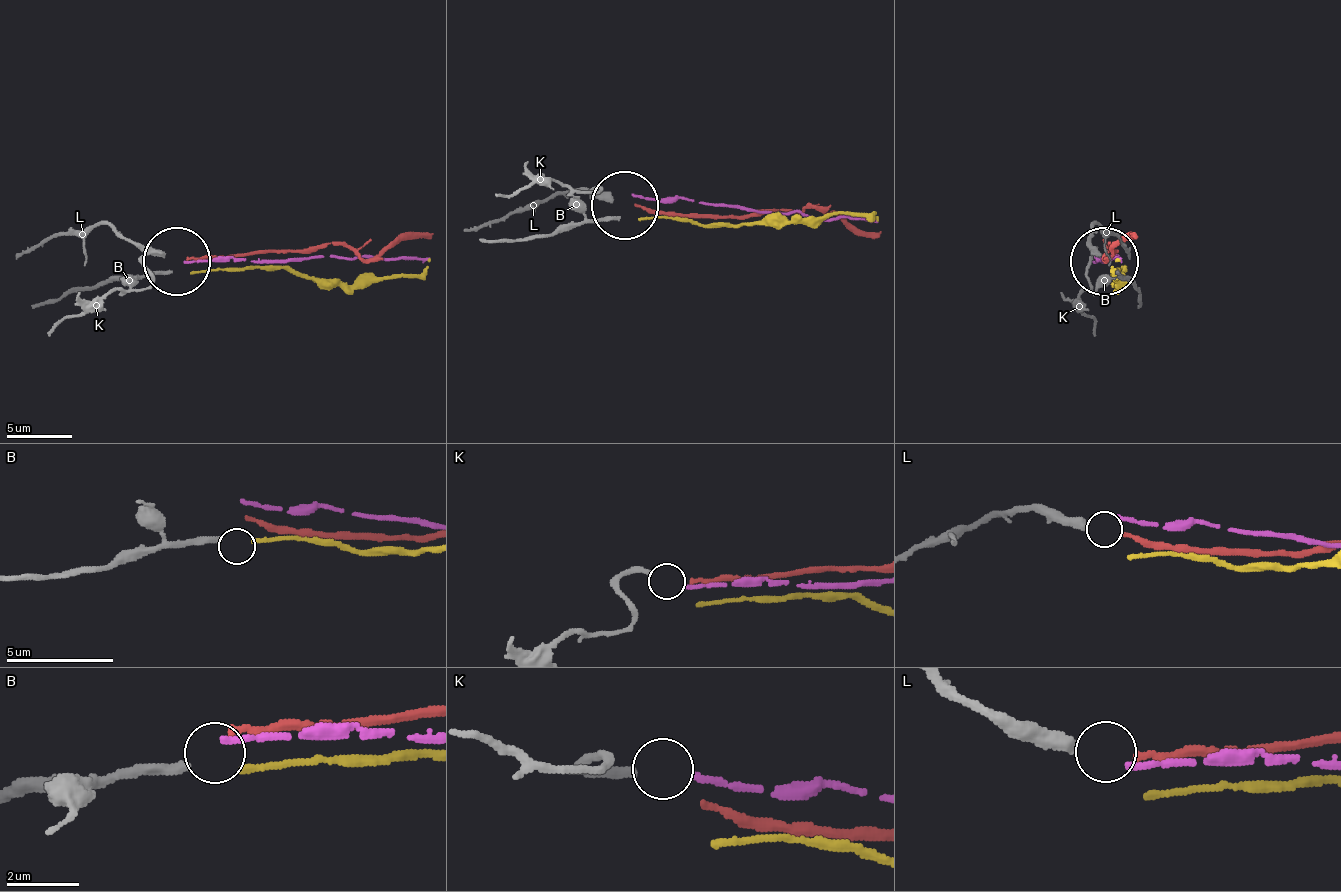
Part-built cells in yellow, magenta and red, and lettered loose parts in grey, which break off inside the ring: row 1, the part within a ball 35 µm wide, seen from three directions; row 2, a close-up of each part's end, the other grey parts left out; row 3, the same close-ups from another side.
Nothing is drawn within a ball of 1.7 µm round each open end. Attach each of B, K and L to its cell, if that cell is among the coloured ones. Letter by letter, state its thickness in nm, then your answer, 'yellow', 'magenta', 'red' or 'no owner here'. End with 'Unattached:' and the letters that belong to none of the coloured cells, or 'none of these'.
B: 260 nm | no owner here
K: 240 nm | magenta
L: 420 nm | red
Unattached: B

